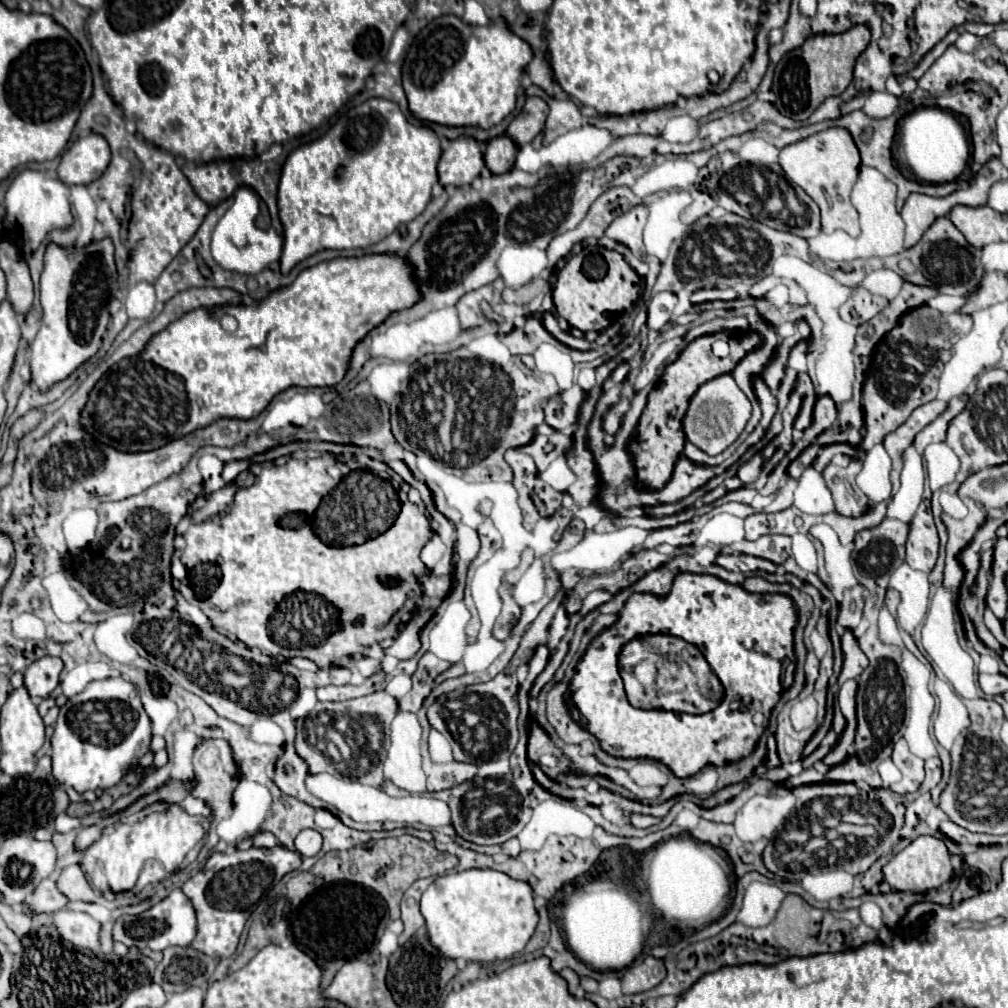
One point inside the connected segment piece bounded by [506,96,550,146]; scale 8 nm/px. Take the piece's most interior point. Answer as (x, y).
(530, 121)

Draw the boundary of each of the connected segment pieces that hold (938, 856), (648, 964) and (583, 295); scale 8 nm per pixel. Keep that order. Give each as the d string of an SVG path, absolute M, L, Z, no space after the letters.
M918 836L914 842L910 842L902 852L898 852L884 868L884 882L888 882L894 890L900 892L926 892L932 888L942 886L952 876L950 866L950 852L946 844L934 836Z
M646 956L640 964L630 966L622 976L622 992L624 994L636 994L654 988L660 984L666 976L664 960L658 960L654 956Z
M582 246L578 252L568 256L566 266L558 272L558 282L552 290L554 306L558 316L562 316L572 328L580 332L600 332L610 326L614 316L628 310L636 302L640 290L638 282L638 274L616 250L606 250L602 246Z

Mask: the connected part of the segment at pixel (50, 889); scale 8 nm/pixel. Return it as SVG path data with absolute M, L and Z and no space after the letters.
M42 880L36 886L36 890L32 892L32 896L26 900L32 916L44 914L44 912L54 912L60 906L64 906L66 902L68 902L66 896L62 896L58 892L58 888L56 888L56 884L52 880Z

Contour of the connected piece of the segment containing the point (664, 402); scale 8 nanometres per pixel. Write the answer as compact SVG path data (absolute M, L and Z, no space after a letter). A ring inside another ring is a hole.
M750 330L708 334L708 336L700 336L700 338L692 340L680 352L680 356L666 366L658 386L648 394L648 404L640 416L634 438L626 444L626 450L632 456L638 488L648 488L648 490L664 488L664 484L672 476L672 470L674 470L678 456L684 450L686 438L684 438L684 432L680 428L680 420L686 414L686 404L690 402L690 396L694 396L698 386L702 386L704 382L708 382L716 376L722 376L722 374L730 374L734 370L734 364L738 364L738 360L742 360L742 356L746 352L758 348L758 344L762 344L760 336L756 332L750 332ZM718 338L726 340L730 344L730 354L726 358L716 358L712 354L712 344Z

